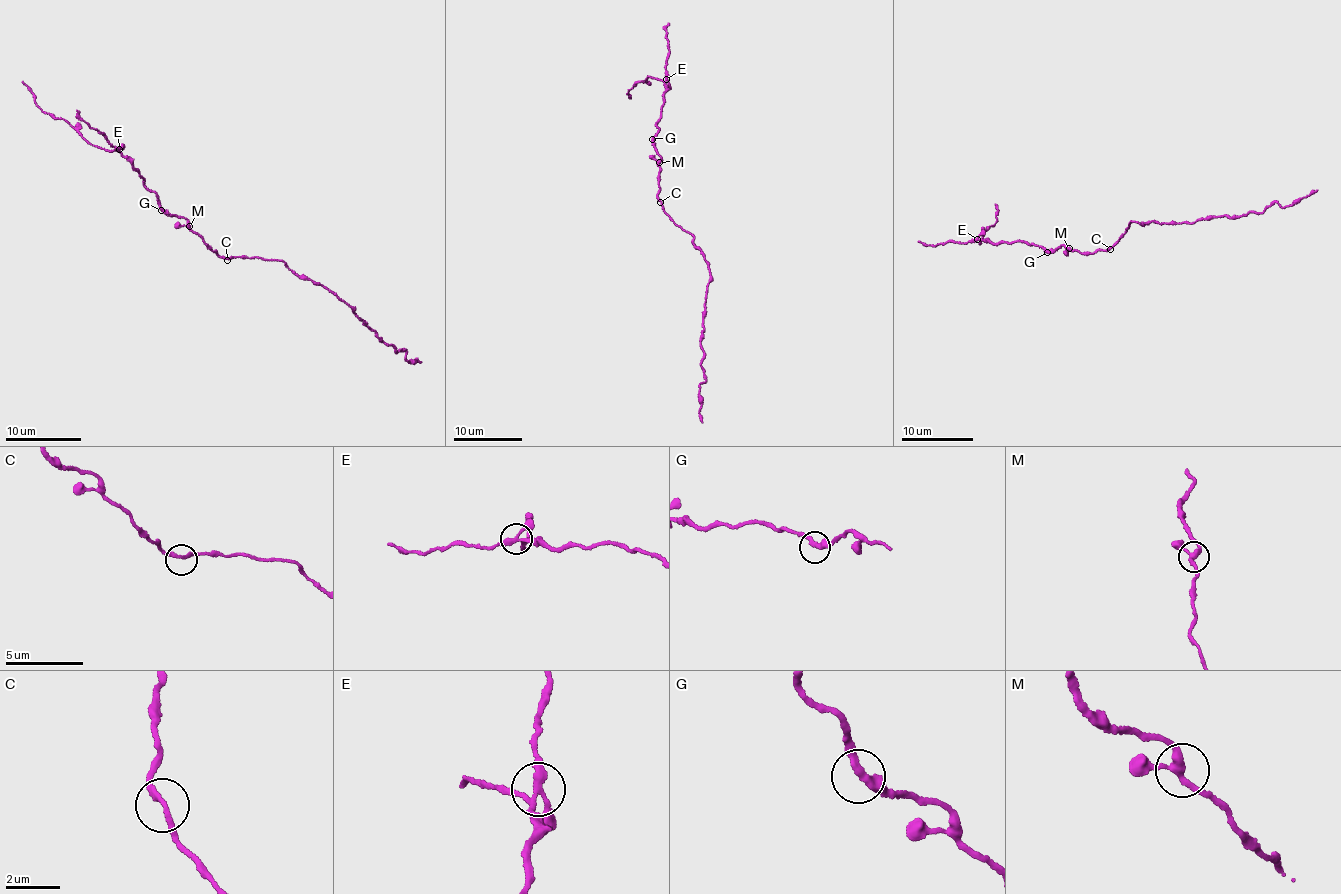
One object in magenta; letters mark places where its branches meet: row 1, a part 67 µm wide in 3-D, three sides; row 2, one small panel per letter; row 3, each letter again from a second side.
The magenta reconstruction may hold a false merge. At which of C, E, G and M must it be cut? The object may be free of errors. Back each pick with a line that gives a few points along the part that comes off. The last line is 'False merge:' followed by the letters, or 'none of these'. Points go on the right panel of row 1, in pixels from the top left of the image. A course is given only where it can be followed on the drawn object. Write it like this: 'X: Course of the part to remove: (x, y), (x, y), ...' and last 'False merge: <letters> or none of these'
False merge: none of these

